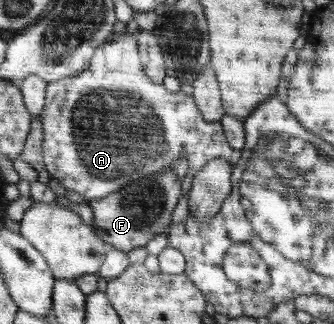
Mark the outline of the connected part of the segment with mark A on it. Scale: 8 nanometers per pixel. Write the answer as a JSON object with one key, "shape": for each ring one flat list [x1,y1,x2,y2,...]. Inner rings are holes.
{"shape":[[138,33,111,36,95,51,88,70,48,83,47,107,40,119,44,130,43,157,48,173,64,189,82,195,86,201,98,201,129,183,174,170,180,157,186,159,188,172,196,176,212,159,224,158,234,165,238,156,236,149,228,143,223,123,220,120,208,123,194,97,182,91,171,93,163,84,152,82,144,74]]}

